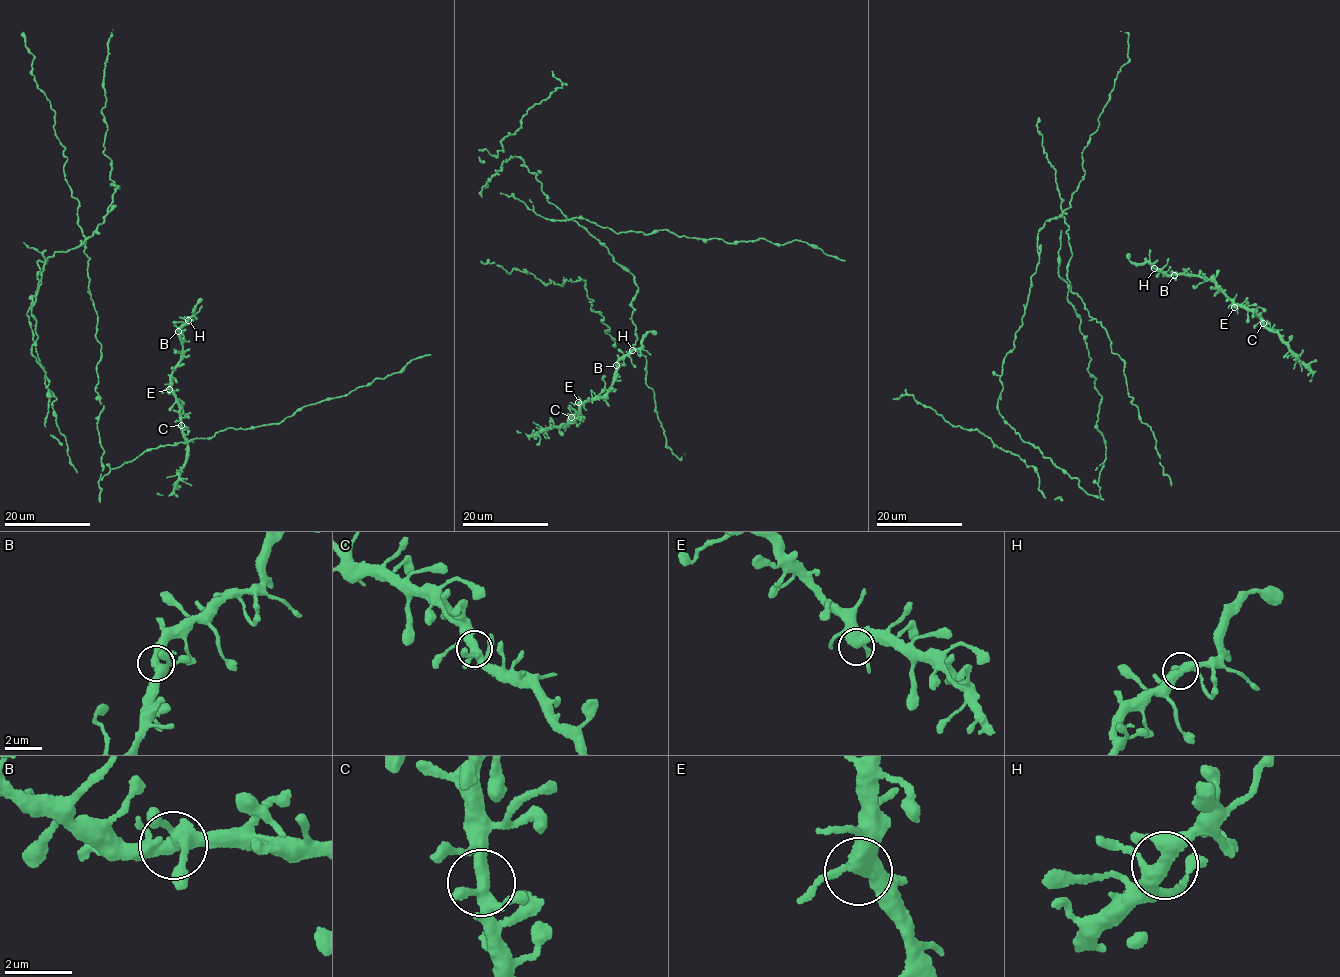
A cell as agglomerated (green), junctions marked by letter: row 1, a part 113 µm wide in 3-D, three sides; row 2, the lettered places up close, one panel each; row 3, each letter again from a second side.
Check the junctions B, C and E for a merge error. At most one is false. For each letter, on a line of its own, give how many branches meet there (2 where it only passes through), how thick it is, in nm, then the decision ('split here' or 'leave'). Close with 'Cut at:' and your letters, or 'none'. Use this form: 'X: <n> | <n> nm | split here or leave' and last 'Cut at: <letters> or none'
B: 6 | 380 nm | leave
C: 6 | 320 nm | leave
E: 4 | 380 nm | leave
Cut at: none

